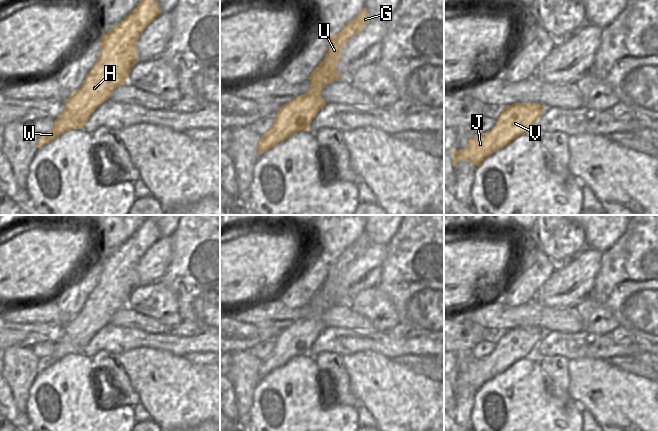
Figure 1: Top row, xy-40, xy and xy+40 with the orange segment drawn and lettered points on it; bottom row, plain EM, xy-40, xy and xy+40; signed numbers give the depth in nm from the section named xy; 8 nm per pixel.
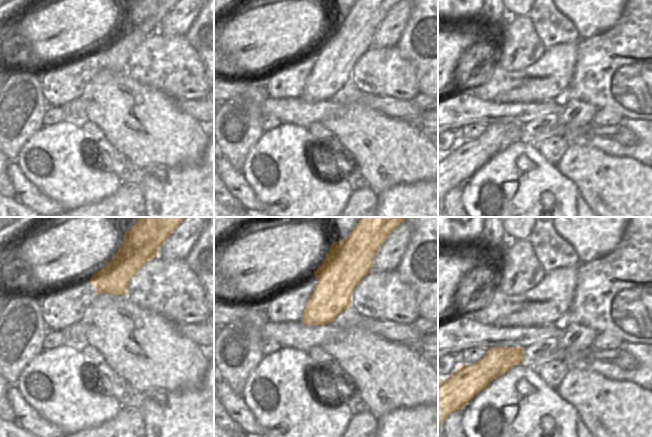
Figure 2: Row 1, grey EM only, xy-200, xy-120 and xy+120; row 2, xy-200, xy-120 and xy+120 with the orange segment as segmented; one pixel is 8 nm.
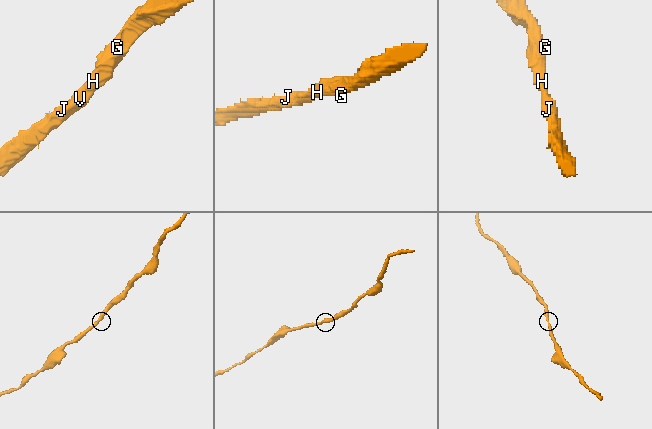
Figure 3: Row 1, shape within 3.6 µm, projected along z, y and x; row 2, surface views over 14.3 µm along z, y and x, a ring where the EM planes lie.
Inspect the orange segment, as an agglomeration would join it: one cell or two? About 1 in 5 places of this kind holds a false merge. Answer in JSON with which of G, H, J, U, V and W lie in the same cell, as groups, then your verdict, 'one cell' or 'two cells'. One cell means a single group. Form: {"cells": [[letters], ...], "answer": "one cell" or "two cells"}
{"cells": [["G", "H", "J", "U", "V", "W"]], "answer": "one cell"}

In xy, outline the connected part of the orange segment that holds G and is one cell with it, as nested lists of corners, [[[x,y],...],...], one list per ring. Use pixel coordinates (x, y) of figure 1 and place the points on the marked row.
[[[364,7],[336,35],[328,35],[327,54],[309,78],[311,82],[309,92],[296,97],[279,109],[275,116],[275,124],[261,135],[257,146],[259,155],[282,143],[294,133],[309,131],[315,116],[327,104],[321,96],[323,88],[334,81],[339,81],[337,64],[341,60],[341,52],[345,44],[362,31],[370,21],[369,12]]]

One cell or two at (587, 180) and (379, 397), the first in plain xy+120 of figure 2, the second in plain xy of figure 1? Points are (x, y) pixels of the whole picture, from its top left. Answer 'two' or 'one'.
one

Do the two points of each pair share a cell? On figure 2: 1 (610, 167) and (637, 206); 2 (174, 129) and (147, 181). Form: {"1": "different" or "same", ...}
{"1": "same", "2": "different"}

